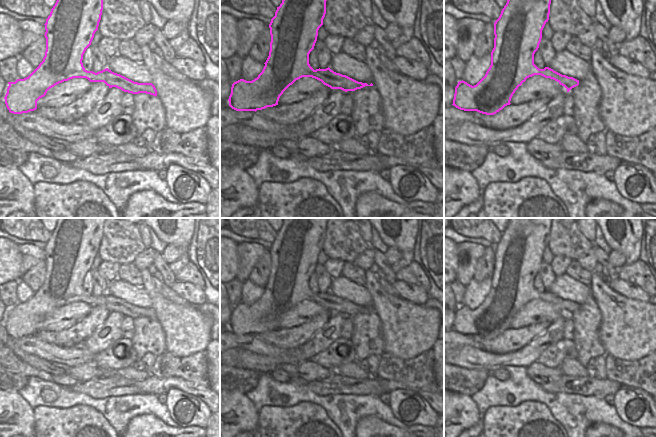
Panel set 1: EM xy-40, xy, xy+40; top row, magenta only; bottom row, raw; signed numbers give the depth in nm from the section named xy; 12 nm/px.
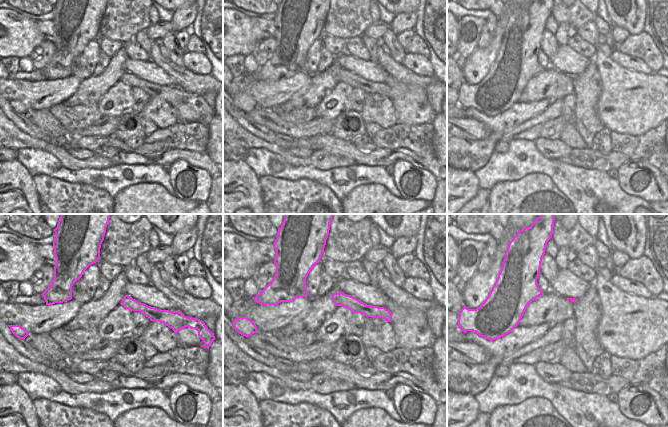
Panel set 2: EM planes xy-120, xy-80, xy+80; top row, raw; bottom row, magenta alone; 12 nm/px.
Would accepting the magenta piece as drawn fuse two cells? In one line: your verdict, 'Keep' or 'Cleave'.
Keep.

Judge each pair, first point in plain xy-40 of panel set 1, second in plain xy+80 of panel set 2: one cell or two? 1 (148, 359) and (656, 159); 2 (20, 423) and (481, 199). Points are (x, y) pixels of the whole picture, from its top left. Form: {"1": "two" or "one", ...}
{"1": "one", "2": "two"}

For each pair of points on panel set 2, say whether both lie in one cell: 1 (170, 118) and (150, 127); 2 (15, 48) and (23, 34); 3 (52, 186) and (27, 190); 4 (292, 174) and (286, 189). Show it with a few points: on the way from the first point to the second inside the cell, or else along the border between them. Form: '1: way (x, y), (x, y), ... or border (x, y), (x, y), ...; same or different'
1: border (141, 116), (159, 128), (179, 122); different
2: way (15, 45), (15, 42), (20, 37); same
3: border (32, 177), (37, 192), (37, 199), (40, 203); different
4: border (267, 174), (287, 180), (303, 178), (314, 180); different

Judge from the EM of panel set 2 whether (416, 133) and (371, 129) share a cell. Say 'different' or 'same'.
same

